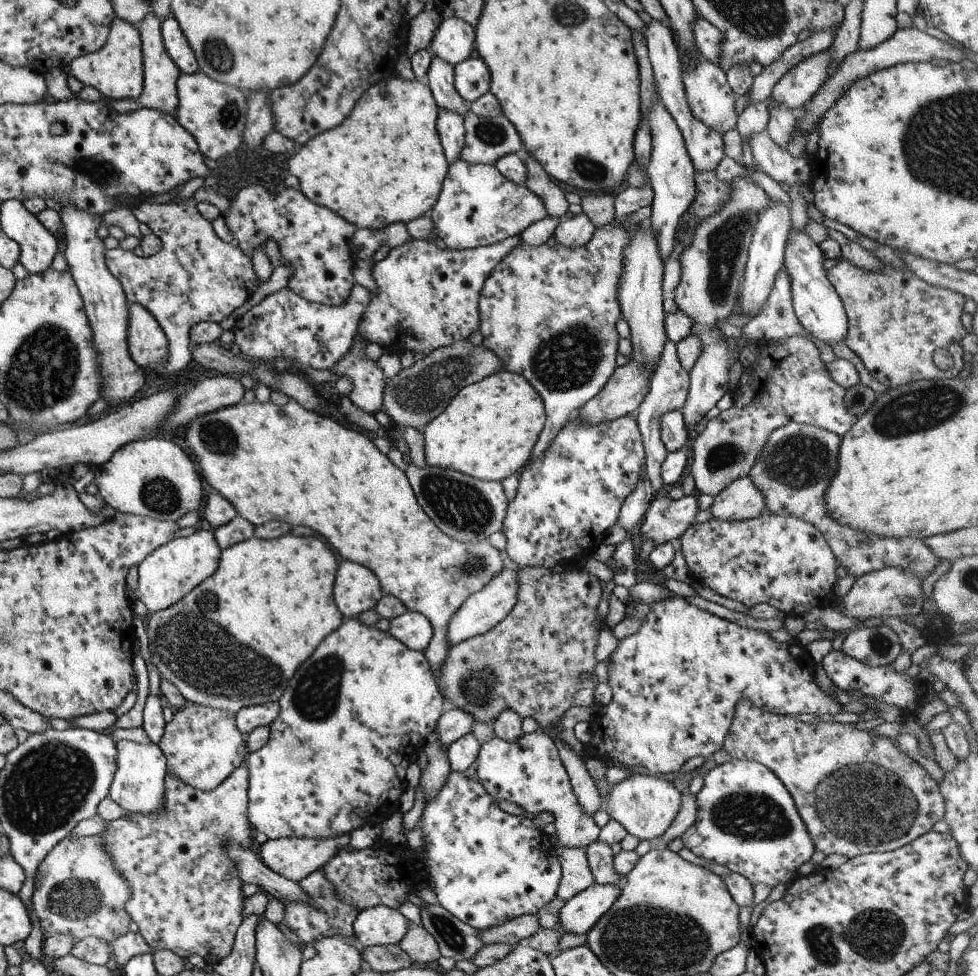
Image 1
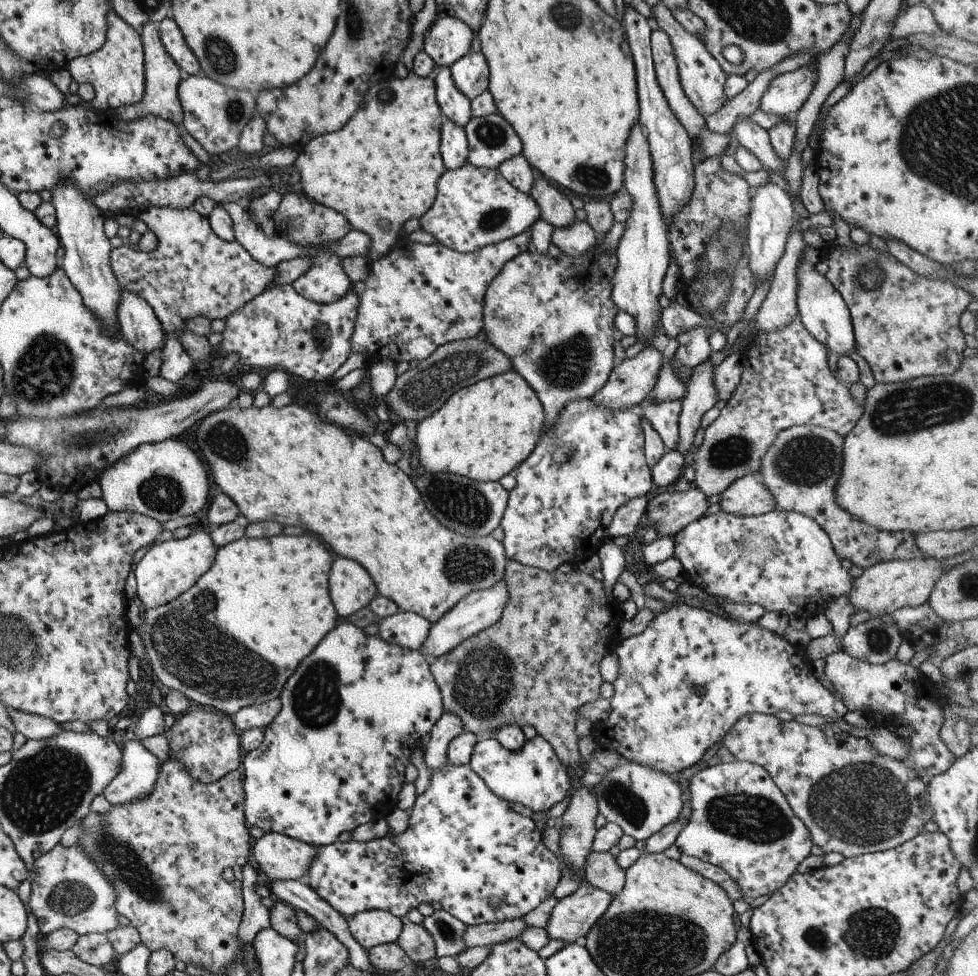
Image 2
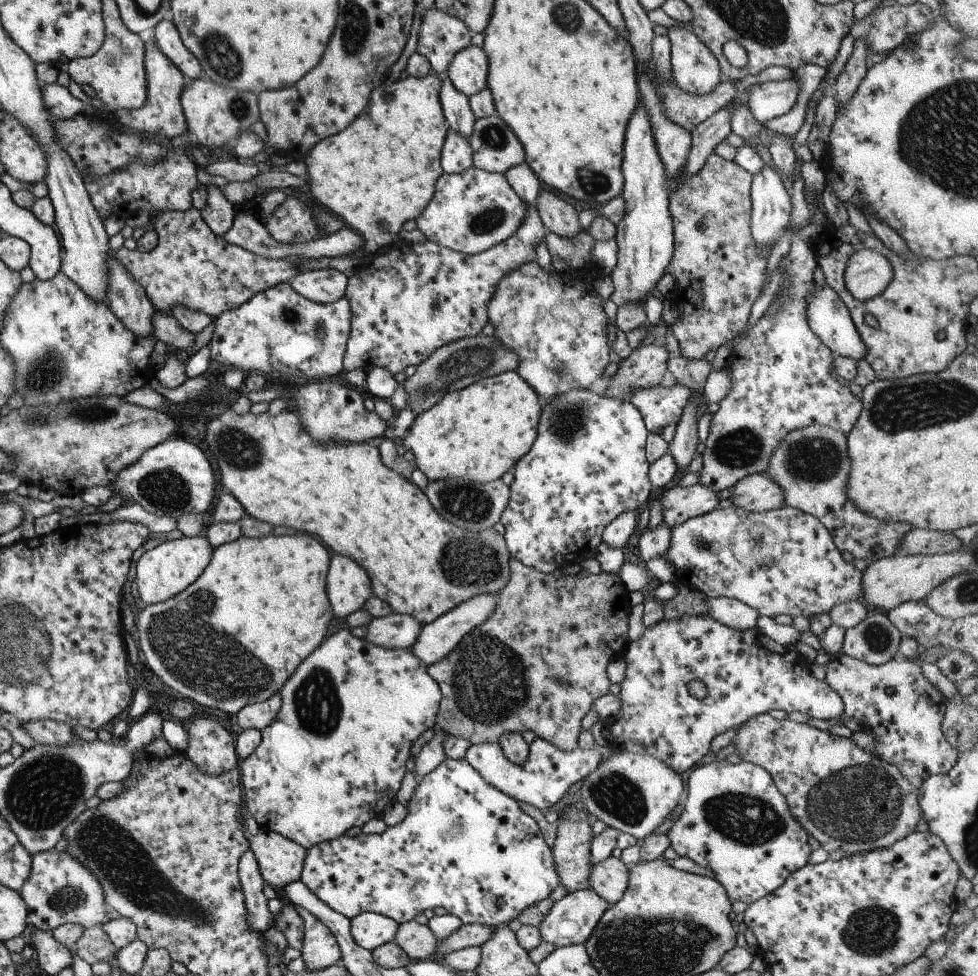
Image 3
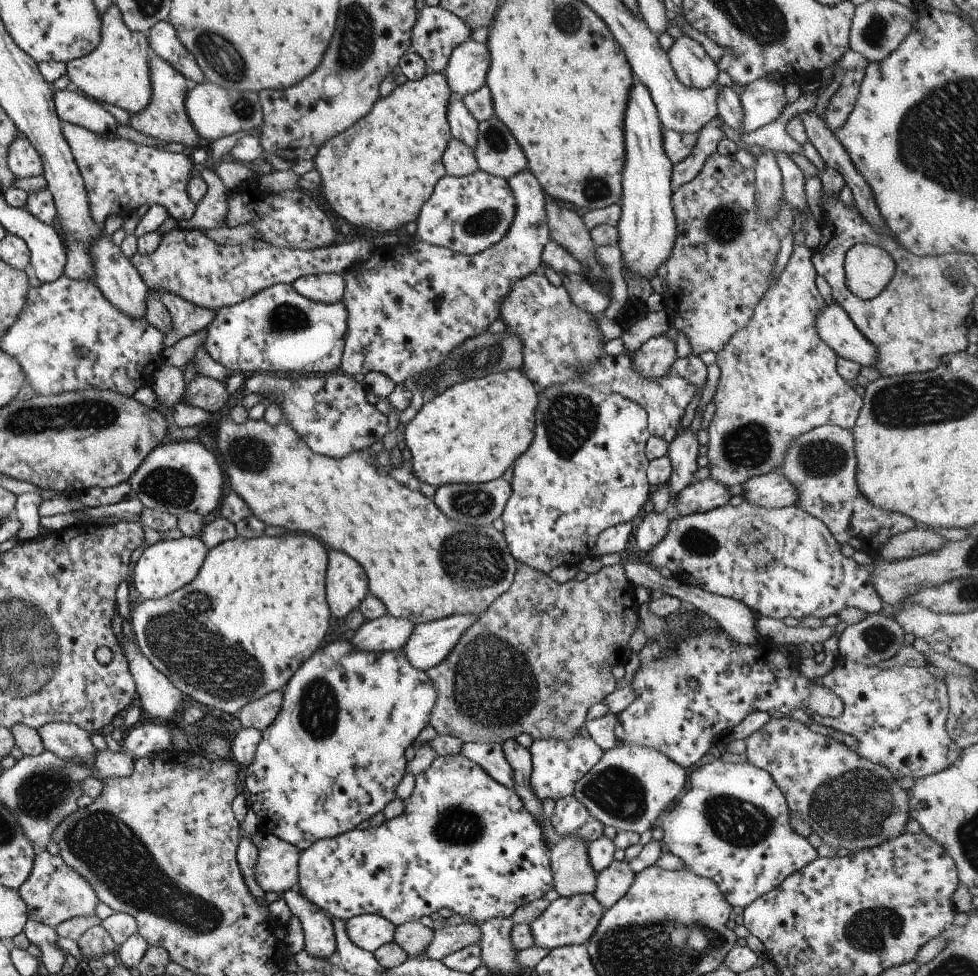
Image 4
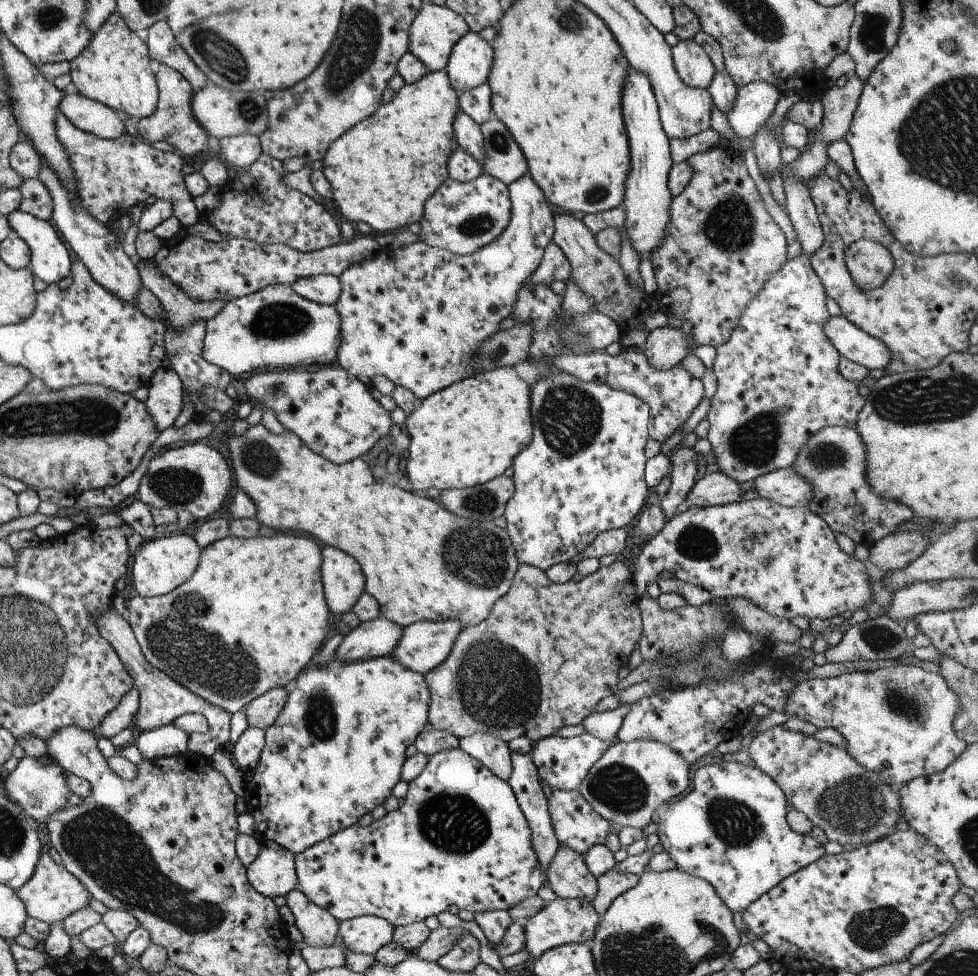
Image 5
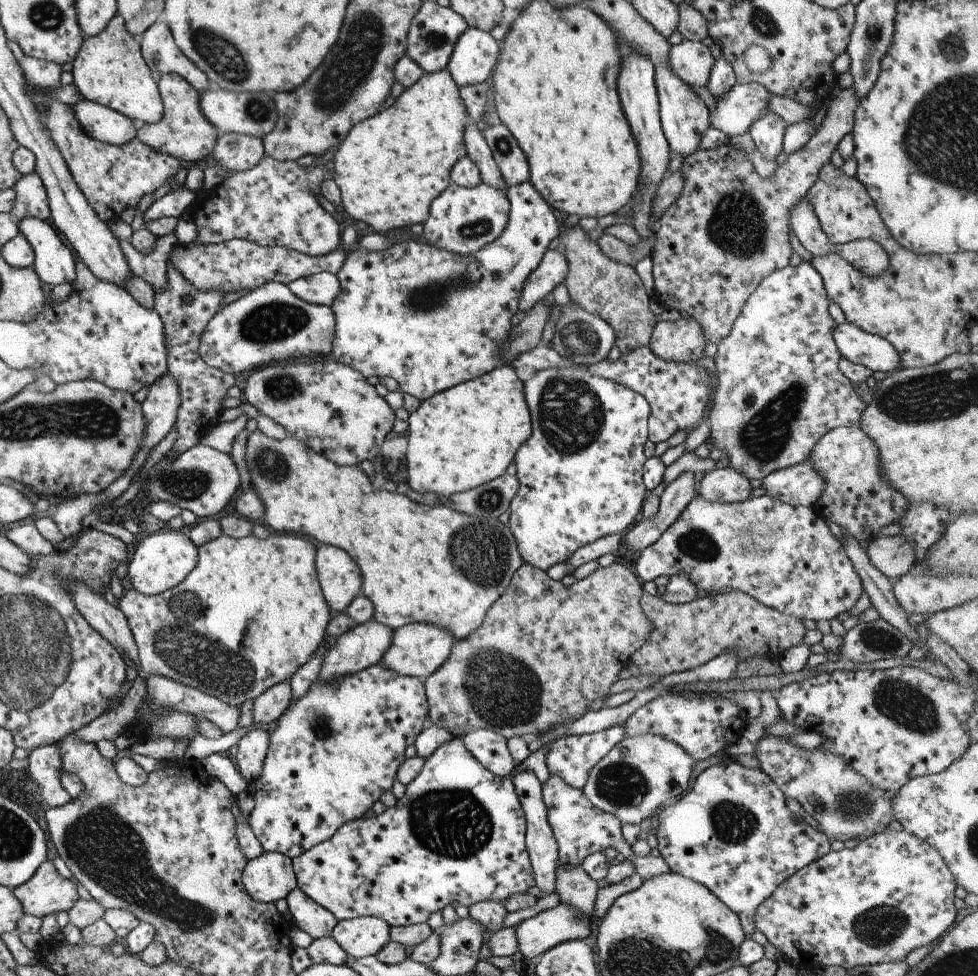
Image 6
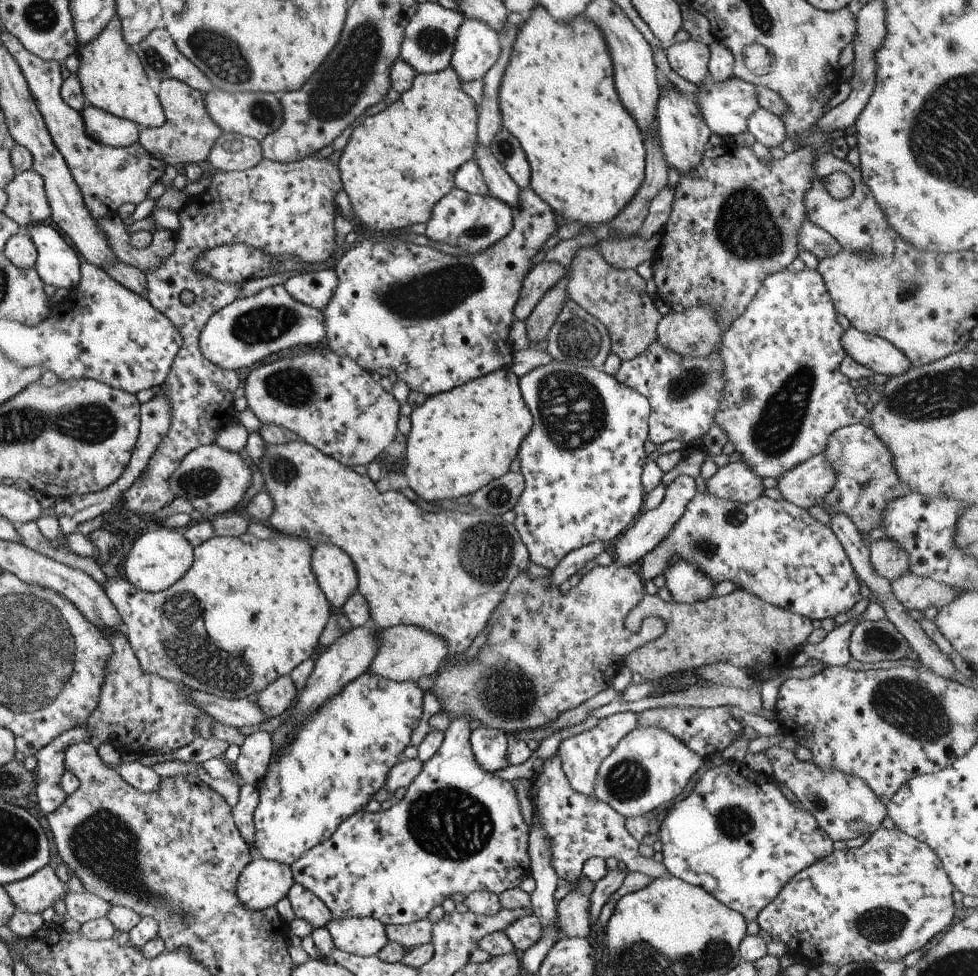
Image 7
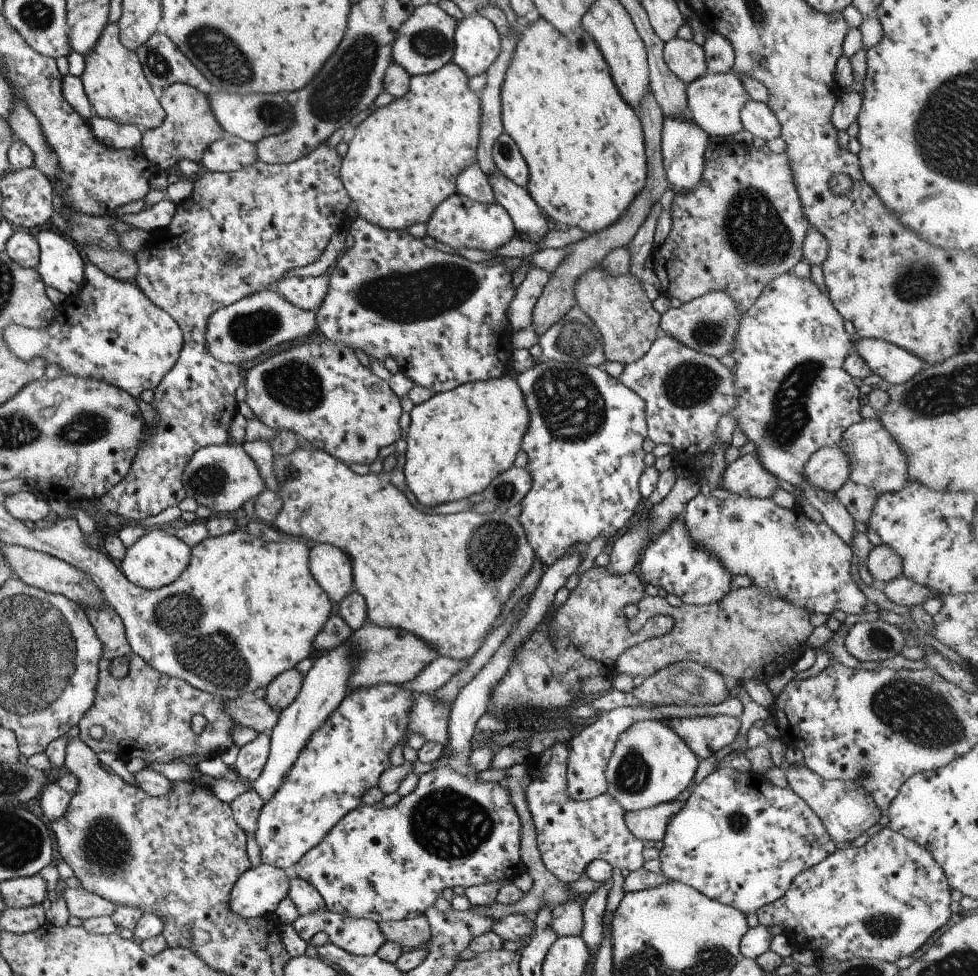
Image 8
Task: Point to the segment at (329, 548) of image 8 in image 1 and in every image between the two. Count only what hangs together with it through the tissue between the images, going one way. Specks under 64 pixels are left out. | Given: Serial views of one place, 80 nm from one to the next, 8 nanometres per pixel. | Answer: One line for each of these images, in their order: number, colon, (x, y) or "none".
1: (355, 589)
2: (350, 587)
3: (347, 586)
4: (345, 584)
5: (342, 580)
6: (338, 576)
7: (336, 577)

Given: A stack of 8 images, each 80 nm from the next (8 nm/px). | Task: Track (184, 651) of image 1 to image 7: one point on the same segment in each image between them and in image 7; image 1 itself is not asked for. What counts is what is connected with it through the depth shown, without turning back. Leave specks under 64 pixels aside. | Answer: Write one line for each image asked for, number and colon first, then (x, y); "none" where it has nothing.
2: (232, 640)
3: (233, 637)
4: (256, 609)
5: (253, 613)
6: (251, 611)
7: (248, 610)

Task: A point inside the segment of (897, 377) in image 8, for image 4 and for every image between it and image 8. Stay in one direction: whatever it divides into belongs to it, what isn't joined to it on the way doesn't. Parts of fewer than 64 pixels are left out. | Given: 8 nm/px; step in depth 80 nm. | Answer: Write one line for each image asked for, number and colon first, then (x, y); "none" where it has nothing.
4: (833, 325)
5: (850, 342)
6: (862, 348)
7: (875, 353)

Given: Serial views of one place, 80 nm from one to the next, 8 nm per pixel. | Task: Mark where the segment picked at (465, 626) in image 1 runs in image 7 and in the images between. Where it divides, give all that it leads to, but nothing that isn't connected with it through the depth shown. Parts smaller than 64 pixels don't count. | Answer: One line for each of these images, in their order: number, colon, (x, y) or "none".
2: (478, 610)
3: (435, 639)
4: (430, 642)
5: (423, 645)
6: (417, 649)
7: (406, 652)

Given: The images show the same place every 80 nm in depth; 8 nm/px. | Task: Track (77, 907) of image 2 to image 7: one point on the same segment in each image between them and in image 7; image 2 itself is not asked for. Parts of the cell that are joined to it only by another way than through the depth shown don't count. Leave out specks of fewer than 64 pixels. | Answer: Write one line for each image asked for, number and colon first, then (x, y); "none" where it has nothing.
3: (59, 889)
4: (52, 893)
5: (51, 893)
6: (46, 892)
7: (39, 890)

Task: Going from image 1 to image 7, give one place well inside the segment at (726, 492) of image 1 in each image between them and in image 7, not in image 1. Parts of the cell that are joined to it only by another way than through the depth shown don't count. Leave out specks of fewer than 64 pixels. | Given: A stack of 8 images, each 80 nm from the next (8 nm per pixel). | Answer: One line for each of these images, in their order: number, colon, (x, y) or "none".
2: (746, 496)
3: (756, 493)
4: (771, 490)
5: (784, 487)
6: (799, 484)
7: (803, 485)

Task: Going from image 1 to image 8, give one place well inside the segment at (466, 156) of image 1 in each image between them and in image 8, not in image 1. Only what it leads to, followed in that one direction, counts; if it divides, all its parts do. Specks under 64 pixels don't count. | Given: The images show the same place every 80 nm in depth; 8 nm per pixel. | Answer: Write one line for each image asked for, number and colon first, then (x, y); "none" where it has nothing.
2: (491, 140)
3: (495, 148)
4: (497, 153)
5: (502, 158)
6: (512, 166)
7: (505, 148)
8: (506, 156)

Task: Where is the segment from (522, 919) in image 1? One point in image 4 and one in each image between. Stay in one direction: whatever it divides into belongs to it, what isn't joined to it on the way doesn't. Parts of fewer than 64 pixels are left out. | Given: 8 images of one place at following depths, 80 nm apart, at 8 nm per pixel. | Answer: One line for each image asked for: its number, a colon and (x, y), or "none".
2: (487, 934)
3: (468, 935)
4: (445, 940)

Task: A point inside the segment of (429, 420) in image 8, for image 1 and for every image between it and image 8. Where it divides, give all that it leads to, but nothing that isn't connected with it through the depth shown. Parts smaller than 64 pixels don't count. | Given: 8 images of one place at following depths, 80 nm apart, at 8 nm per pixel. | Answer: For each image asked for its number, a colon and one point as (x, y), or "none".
1: (487, 430)
2: (483, 431)
3: (478, 433)
4: (472, 432)
5: (467, 433)
6: (459, 438)
7: (460, 439)

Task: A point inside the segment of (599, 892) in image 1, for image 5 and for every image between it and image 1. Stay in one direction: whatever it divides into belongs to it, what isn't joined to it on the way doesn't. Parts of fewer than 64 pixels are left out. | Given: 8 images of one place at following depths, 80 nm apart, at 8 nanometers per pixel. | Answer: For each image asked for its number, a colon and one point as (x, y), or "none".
2: (570, 919)
3: (569, 921)
4: (571, 920)
5: (562, 921)

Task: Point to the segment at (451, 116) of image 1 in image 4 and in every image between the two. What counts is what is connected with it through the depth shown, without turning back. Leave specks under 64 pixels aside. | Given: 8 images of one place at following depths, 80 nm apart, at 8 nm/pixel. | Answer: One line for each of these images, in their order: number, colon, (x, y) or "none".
2: (453, 146)
3: (455, 155)
4: (457, 159)

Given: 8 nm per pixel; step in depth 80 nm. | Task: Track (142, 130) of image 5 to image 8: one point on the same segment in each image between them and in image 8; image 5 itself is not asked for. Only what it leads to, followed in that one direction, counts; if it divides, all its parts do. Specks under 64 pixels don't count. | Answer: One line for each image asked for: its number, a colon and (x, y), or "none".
6: (182, 131)
7: (186, 135)
8: (188, 128)

